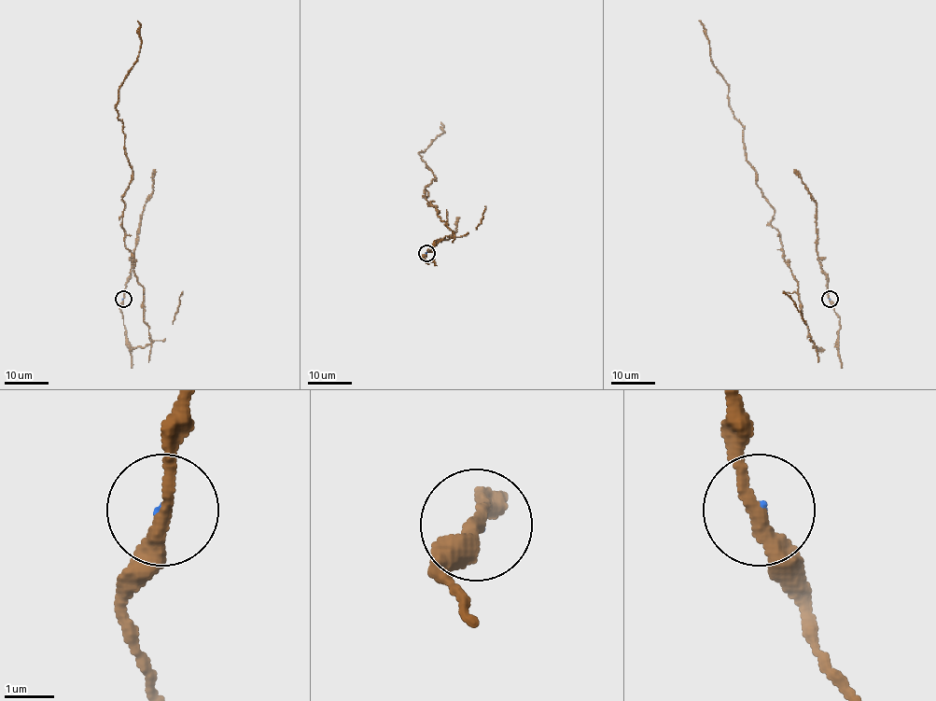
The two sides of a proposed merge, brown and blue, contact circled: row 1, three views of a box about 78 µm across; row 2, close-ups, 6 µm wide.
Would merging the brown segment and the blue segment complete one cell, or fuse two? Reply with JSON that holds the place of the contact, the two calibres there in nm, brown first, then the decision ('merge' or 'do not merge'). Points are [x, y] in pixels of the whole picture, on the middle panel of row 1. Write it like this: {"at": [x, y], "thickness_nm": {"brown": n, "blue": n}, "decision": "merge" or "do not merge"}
{"at": [426, 253], "thickness_nm": {"brown": 280, "blue": 60}, "decision": "do not merge"}

